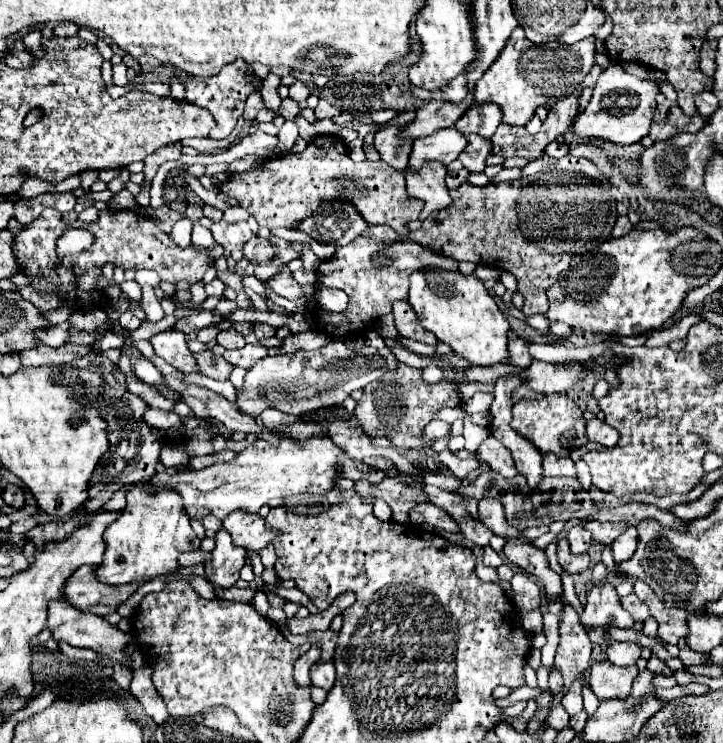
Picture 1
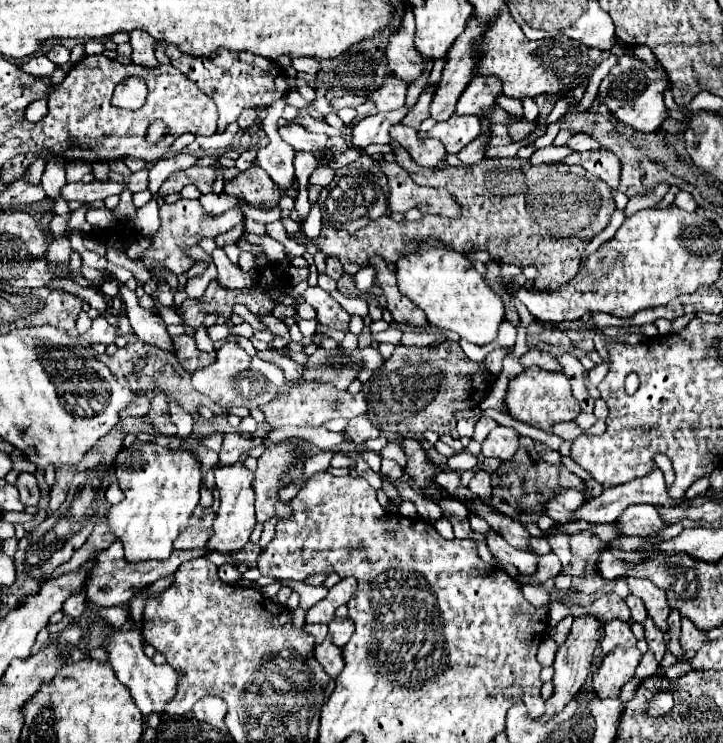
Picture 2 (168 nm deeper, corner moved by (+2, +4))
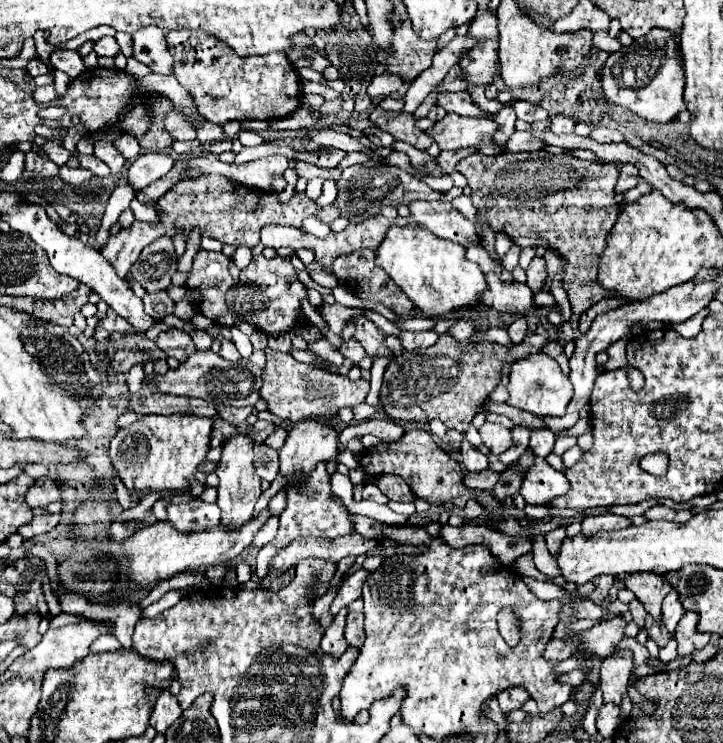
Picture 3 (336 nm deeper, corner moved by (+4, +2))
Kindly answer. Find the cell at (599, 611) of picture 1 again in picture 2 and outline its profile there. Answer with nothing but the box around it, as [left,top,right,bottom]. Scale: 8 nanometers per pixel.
[536,615,600,723]

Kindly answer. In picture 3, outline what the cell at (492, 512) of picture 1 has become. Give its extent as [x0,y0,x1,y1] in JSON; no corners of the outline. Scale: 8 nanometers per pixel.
[462,439,488,473]

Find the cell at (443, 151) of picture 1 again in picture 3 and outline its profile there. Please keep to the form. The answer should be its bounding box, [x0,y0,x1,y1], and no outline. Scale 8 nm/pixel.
[426,113,504,155]

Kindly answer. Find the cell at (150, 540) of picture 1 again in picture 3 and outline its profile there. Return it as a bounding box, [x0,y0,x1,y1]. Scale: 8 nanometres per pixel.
[110,415,212,497]

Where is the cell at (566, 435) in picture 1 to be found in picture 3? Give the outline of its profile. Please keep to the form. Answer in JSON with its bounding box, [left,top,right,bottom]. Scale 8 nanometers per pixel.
[506,353,574,417]

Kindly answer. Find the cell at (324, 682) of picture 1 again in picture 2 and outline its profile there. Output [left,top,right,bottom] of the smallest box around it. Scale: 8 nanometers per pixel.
[316,637,344,679]

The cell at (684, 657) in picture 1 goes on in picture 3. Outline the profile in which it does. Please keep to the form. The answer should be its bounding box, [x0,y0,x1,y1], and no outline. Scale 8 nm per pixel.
[662,591,684,635]

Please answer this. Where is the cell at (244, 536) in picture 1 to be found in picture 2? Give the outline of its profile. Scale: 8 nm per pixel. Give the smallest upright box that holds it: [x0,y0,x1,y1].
[254,441,312,521]

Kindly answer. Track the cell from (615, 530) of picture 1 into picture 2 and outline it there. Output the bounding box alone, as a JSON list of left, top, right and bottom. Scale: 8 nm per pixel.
[618,505,668,535]

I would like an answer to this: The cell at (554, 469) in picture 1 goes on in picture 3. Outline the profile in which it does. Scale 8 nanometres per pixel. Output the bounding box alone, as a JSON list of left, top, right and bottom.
[530,431,556,459]

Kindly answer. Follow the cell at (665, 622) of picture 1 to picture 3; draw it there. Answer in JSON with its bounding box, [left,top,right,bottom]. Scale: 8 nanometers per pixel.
[624,573,672,619]

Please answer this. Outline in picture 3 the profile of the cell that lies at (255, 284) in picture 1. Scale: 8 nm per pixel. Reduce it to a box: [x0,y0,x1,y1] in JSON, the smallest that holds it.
[232,247,253,270]

